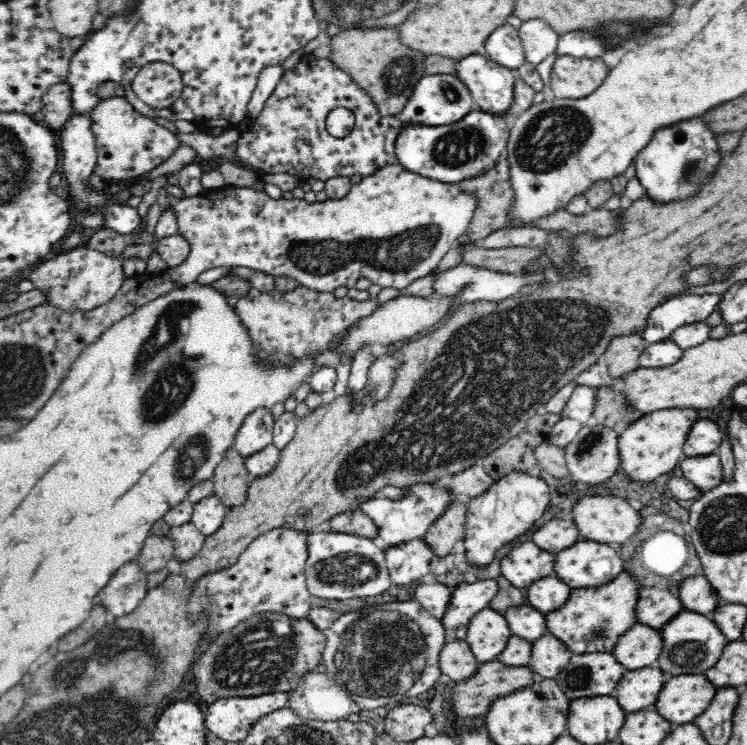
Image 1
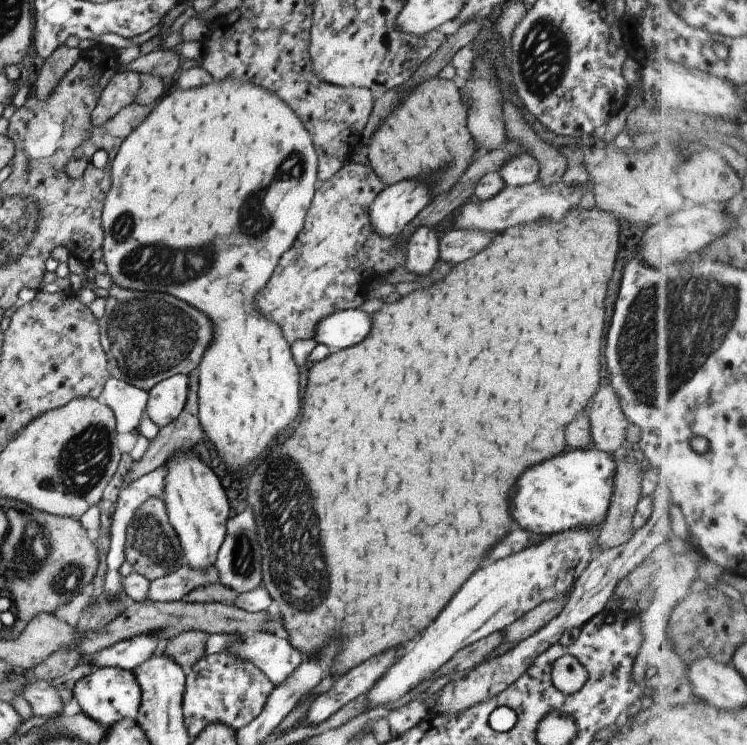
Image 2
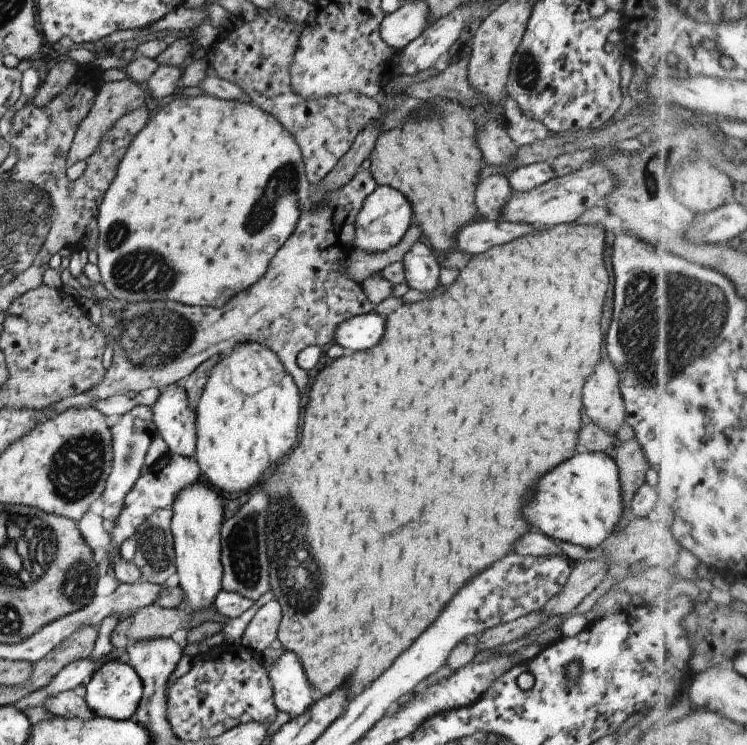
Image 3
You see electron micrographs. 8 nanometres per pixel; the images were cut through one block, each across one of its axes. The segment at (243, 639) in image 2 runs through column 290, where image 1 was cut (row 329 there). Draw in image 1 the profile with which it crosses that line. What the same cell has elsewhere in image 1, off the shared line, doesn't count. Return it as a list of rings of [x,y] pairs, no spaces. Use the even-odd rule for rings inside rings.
[[[676,295],[661,302],[648,314],[648,324],[642,328],[644,338],[651,343],[668,340],[678,327],[705,321],[716,308],[722,295]]]

